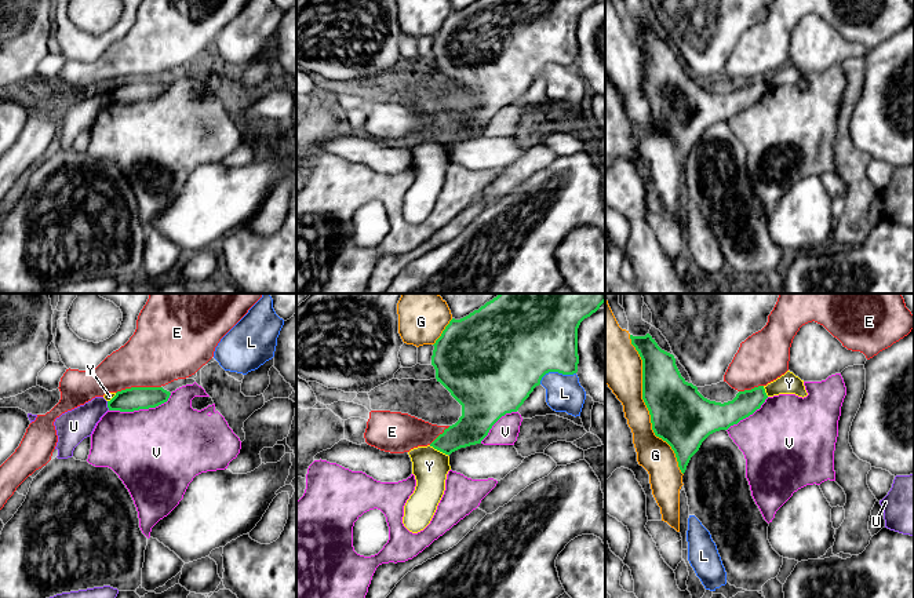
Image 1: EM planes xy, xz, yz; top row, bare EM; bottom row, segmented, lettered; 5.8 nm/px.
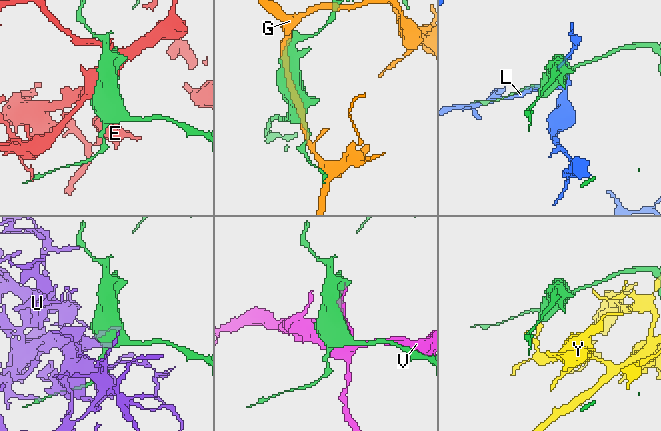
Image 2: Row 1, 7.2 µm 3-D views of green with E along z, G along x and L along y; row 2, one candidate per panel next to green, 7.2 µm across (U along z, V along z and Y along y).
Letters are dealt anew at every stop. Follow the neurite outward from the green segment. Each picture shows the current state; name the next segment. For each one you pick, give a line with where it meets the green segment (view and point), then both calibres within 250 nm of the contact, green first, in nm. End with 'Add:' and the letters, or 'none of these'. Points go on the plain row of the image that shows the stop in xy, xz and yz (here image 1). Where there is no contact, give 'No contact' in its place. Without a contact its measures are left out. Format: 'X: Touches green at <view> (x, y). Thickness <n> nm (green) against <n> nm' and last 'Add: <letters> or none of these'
Add: none of these

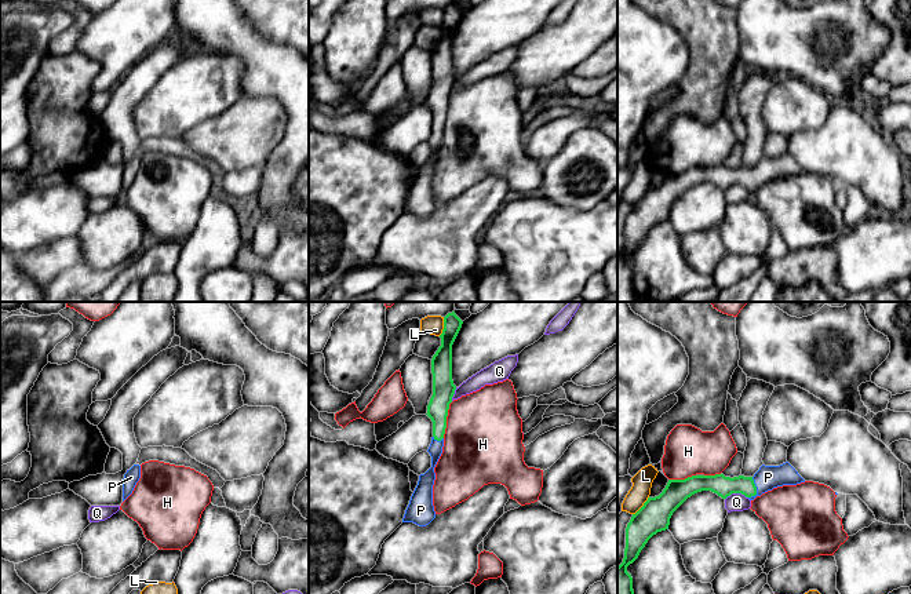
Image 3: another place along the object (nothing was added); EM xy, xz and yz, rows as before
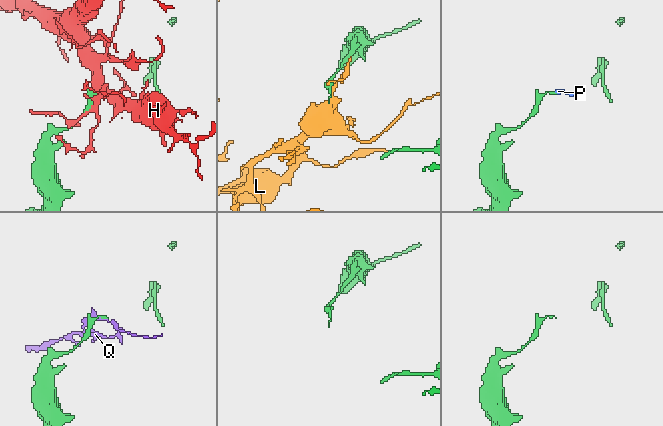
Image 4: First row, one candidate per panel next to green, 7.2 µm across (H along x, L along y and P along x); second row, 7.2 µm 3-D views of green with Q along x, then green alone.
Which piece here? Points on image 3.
P: Touches green at yz (755, 181). Thickness 120 nm (green) against 140 nm
Add: P

